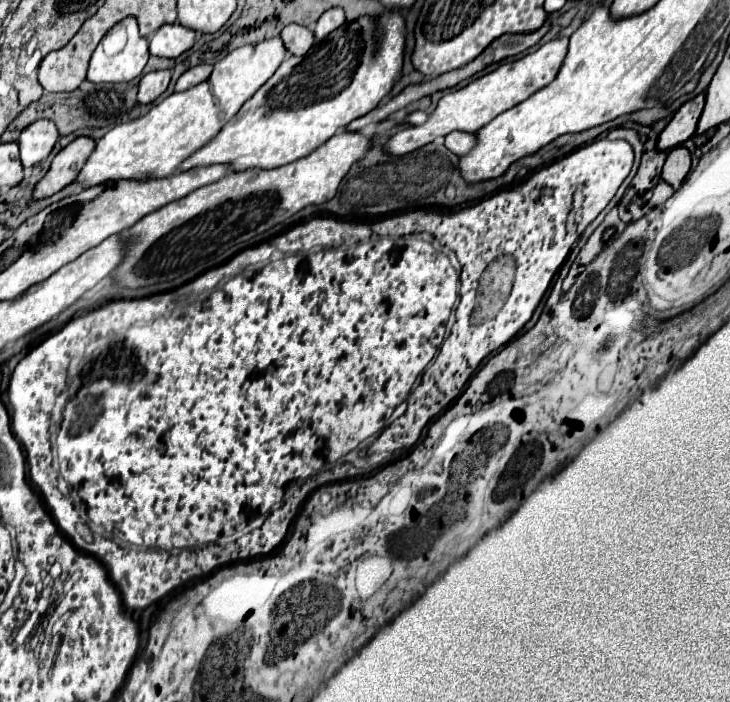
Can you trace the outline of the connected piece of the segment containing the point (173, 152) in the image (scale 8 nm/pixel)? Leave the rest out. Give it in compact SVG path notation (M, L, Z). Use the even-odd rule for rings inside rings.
M279 36L263 40L257 46L249 44L229 52L215 64L211 78L203 84L185 92L175 92L161 104L153 106L143 118L117 124L113 130L109 130L95 144L87 164L81 168L73 182L85 190L119 180L149 180L175 174L175 168L187 156L191 156L195 148L207 144L207 140L211 140L211 136L215 136L215 132L219 132L219 128L223 128L223 124L235 116L241 104L249 100L275 74L285 56L287 50L283 48Z

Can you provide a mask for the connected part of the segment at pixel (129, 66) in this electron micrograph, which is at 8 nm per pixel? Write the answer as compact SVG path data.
M135 18L121 20L119 24L115 24L115 28L111 28L103 36L99 46L95 48L91 62L89 62L89 68L87 68L87 80L93 84L99 84L99 82L111 82L111 84L131 82L133 78L137 78L143 72L143 68L147 64L147 58L149 58L147 44L149 44L149 40L139 36L139 28L135 24Z

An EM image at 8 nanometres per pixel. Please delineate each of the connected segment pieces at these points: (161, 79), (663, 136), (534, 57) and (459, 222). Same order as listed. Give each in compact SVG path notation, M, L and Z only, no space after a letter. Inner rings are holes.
M159 70L159 72L145 74L139 82L137 102L139 104L151 104L153 100L157 100L167 90L169 80L171 80L171 70Z
M699 94L693 100L685 102L675 112L671 122L663 128L663 132L657 138L657 144L655 144L657 150L661 150L661 152L673 150L673 148L681 146L685 140L689 140L693 136L695 124L699 122L699 116L701 116L701 110L703 110L703 100L705 100L705 96Z
M563 36L563 38L557 38L557 40L551 40L551 42L543 44L537 52L531 52L531 54L527 54L527 56L515 60L515 62L507 62L507 64L499 66L497 70L473 80L471 84L467 84L461 90L445 94L439 100L437 108L429 114L425 124L411 126L411 128L405 128L405 130L393 134L385 142L383 152L389 154L389 156L405 156L409 152L415 152L415 150L423 148L425 144L433 142L439 136L445 138L447 134L451 134L455 130L477 132L479 128L489 124L495 116L507 112L509 108L521 104L523 100L527 100L531 94L535 94L543 86L551 84L553 78L557 76L561 64L563 64L565 54L567 54L567 38Z
M595 140L595 142L579 148L571 156L555 162L553 168L545 168L545 170L561 170L563 172L563 180L561 178L547 180L549 184L555 186L553 190L557 190L557 186L559 186L559 190L561 190L561 186L563 186L563 190L575 190L576 188L572 193L572 202L571 194L567 194L567 196L565 194L555 194L555 196L553 194L549 194L549 196L547 194L533 194L531 188L527 188L527 182L523 182L523 184L509 188L509 190L497 192L491 198L485 198L473 206L467 206L465 210L449 212L449 214L425 212L425 209L431 208L420 208L421 210L397 213L373 222L339 220L333 216L314 216L309 221L300 222L287 231L291 232L293 228L301 228L301 226L309 224L311 238L315 238L315 236L319 238L319 244L311 244L313 246L311 250L305 250L305 248L301 252L295 252L295 248L291 250L291 244L287 246L287 232L285 232L264 241L255 248L247 248L233 256L228 262L211 269L206 273L206 280L202 274L172 291L141 299L111 300L109 304L105 304L97 310L84 313L79 318L71 320L69 324L65 324L55 334L51 334L37 348L33 348L17 364L17 368L13 370L13 376L11 376L11 384L9 384L9 402L13 406L11 428L13 428L15 438L19 440L19 444L25 450L31 482L43 494L43 500L49 506L57 526L69 536L69 540L73 542L75 548L95 556L109 570L111 580L119 586L125 604L131 608L147 608L149 604L153 604L153 602L165 598L167 594L171 594L173 590L181 588L185 582L199 578L199 576L207 576L225 564L265 556L265 554L273 552L285 540L291 522L299 514L301 504L309 498L309 494L313 490L317 490L319 486L329 484L329 482L339 482L345 478L365 474L365 468L357 468L349 460L345 460L347 454L357 450L357 446L363 440L367 440L379 432L377 438L369 444L369 448L359 454L359 458L381 456L385 460L395 460L395 458L409 454L409 450L419 440L427 422L431 418L435 418L437 414L441 414L461 394L465 382L475 374L477 366L491 352L505 346L531 320L535 308L539 306L543 294L547 292L553 276L557 274L557 270L565 262L569 250L579 240L583 230L611 202L617 188L631 172L631 166L633 166L633 148L625 140L615 140L615 142ZM576 192L578 192L578 206L573 204ZM438 240L439 244L449 247L449 251L454 253L454 257L450 256L449 252L445 254L445 252L438 250ZM273 252L281 252L281 256L287 256L287 258L271 260ZM499 254L509 254L517 264L513 294L510 296L511 292L509 292L507 304L501 308L501 312L493 320L487 320L481 326L473 326L471 312L475 308L479 276L483 274L485 266L491 264ZM255 260L261 264L257 268L257 274L255 274ZM55 398L69 398L69 402L64 404L62 399L55 400ZM119 540L125 546L131 544L131 546L139 546L139 548L119 548Z

